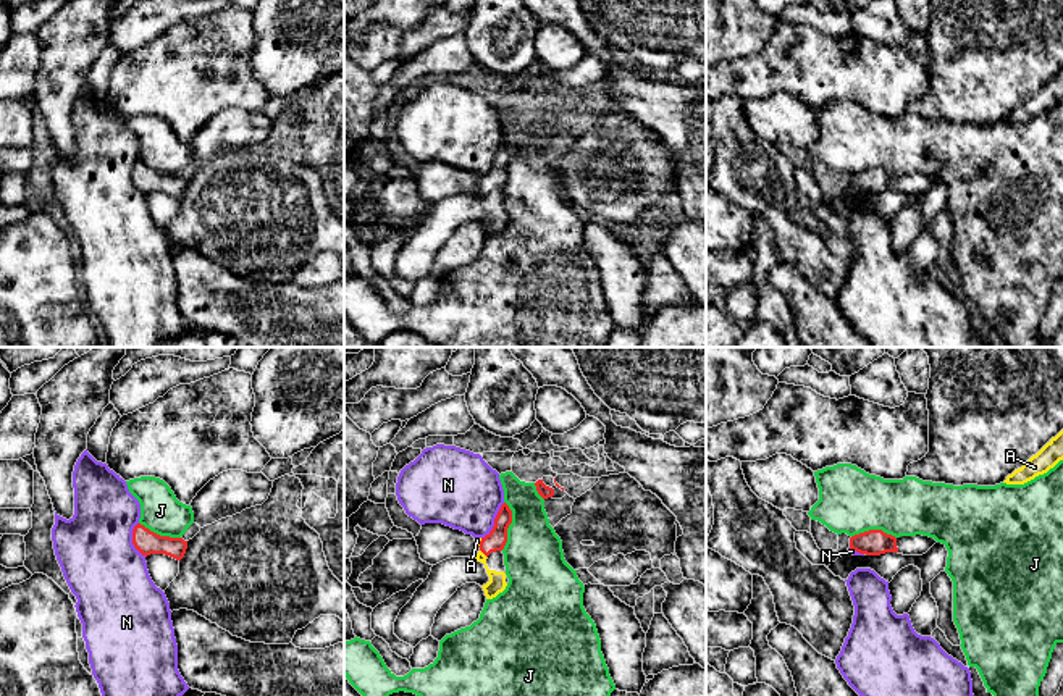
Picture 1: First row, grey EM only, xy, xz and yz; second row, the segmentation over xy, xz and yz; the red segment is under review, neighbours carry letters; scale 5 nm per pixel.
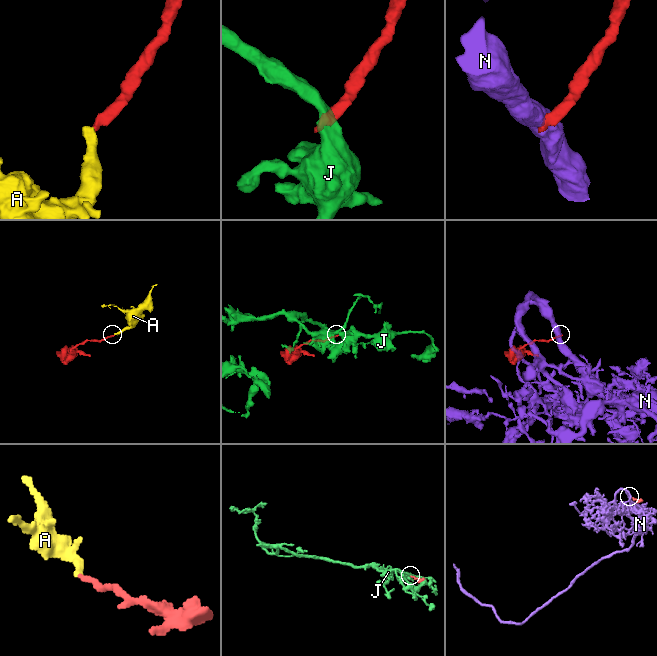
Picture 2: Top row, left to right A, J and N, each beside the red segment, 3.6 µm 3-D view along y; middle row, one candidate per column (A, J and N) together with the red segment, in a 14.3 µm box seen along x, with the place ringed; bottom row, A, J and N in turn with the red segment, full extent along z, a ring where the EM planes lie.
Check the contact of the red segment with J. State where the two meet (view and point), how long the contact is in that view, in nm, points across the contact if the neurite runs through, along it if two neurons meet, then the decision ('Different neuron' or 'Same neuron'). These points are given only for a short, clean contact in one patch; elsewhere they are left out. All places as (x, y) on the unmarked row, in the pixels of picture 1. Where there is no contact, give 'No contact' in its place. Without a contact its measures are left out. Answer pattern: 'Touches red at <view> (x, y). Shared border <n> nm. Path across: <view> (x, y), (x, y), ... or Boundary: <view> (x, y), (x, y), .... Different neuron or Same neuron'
Touches red at xz (509, 162). Shared border 240 nm. Boundary: xz (504, 139), (511, 149), (511, 162), (508, 180), (501, 188). Different neuron

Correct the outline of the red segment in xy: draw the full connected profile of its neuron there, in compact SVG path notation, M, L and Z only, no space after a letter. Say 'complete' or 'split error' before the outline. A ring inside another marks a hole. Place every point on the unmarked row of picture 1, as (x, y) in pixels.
complete; M141 161L132 168L132 182L145 195L150 192L165 192L176 199L181 199L187 187L187 179L183 176L160 174Z

